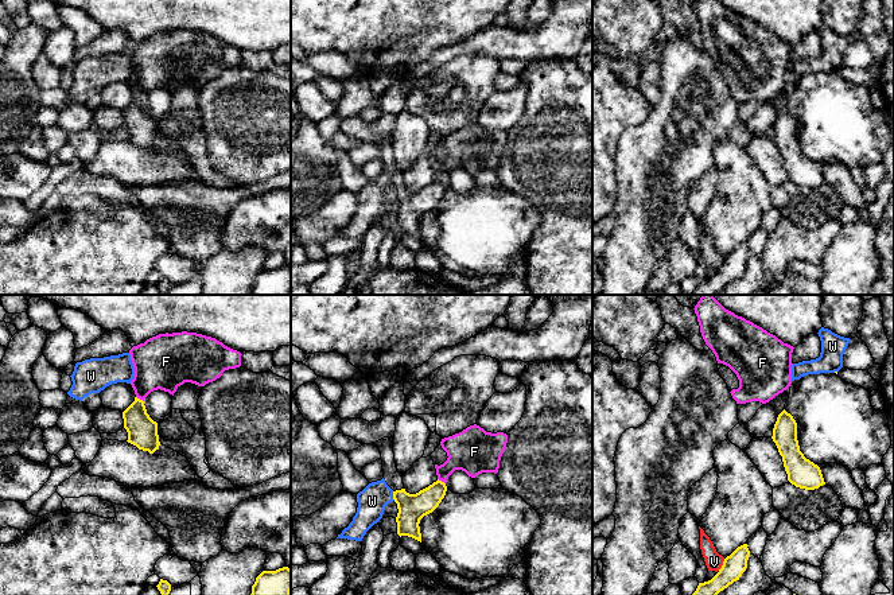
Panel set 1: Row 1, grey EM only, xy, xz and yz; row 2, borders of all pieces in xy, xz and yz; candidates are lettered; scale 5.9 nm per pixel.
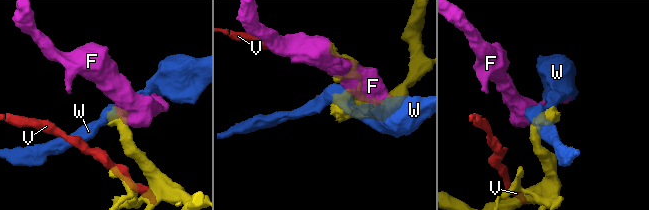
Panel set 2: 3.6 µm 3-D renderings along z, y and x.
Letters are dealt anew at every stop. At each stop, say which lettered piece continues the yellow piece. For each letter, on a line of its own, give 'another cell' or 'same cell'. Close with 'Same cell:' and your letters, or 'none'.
F: another cell
V: another cell
W: another cell
Same cell: none

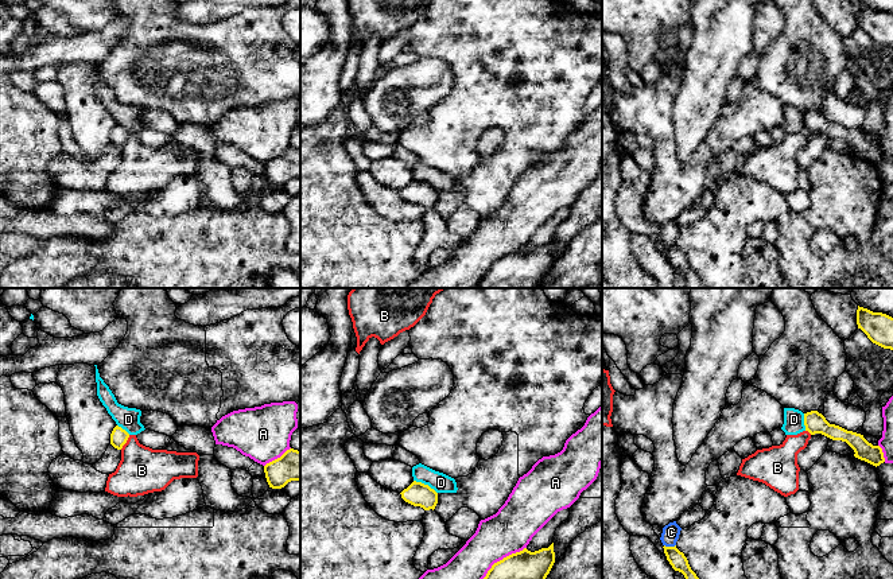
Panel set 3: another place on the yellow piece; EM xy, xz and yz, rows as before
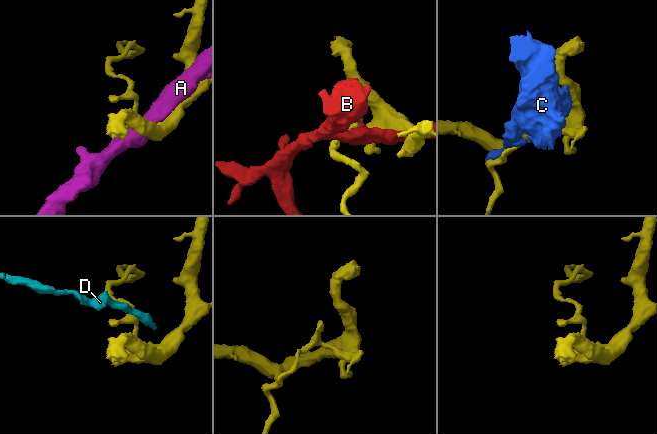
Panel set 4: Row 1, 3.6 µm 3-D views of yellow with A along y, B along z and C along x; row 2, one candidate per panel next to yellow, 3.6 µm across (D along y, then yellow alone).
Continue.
A: another cell
B: another cell
C: another cell
D: another cell
Same cell: none

